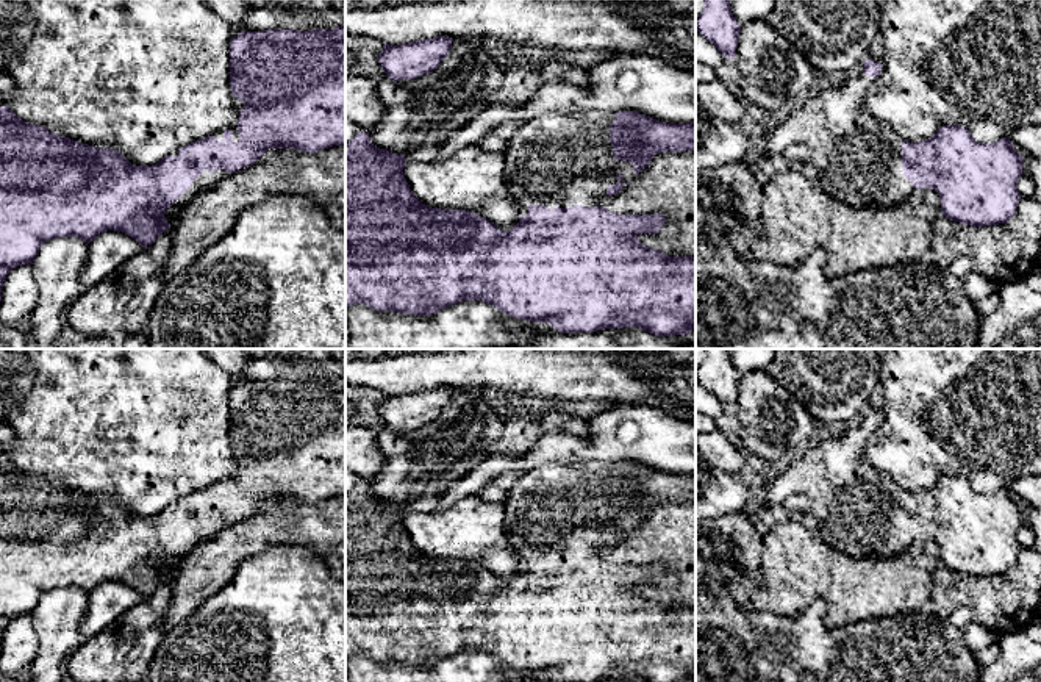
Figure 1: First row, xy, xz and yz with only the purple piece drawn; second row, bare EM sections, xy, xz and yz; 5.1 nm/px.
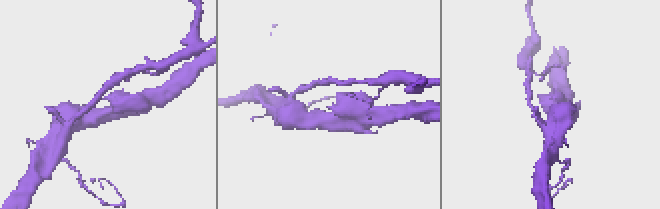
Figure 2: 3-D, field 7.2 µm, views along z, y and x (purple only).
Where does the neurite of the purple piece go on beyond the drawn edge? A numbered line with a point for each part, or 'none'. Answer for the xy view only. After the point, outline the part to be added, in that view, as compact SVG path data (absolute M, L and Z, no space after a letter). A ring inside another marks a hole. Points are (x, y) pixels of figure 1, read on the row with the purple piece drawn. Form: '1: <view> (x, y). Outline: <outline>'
1: xy (207, 179). Outline: M216 169L213 174L211 174L209 170L205 170L202 175L199 175L199 177L192 181L191 188L186 189L184 194L180 196L178 200L174 202L172 206L164 211L166 221L167 221L169 224L172 224L172 222L178 217L181 208L183 208L195 194L199 194L199 192L202 192L203 189L213 186L216 181L222 180L222 178L227 177L227 175L228 175L228 172L227 172L227 170L220 170L220 169Z

